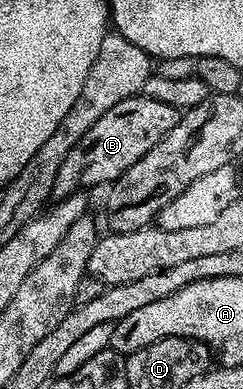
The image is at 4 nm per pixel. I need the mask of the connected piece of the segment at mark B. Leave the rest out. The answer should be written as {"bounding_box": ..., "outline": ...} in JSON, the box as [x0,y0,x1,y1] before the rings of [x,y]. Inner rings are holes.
{"bounding_box":[51,94,180,197],"outline":[[[142,94],[117,102],[117,106],[113,106],[113,110],[105,110],[105,114],[85,130],[77,146],[69,150],[51,187],[52,197],[72,196],[80,190],[92,190],[98,184],[114,184],[125,170],[129,170],[129,166],[133,166],[133,162],[145,158],[145,154],[149,154],[149,150],[153,150],[153,146],[157,146],[173,126],[177,126],[180,115],[180,109],[165,106],[165,102],[153,102],[153,98]]]}

